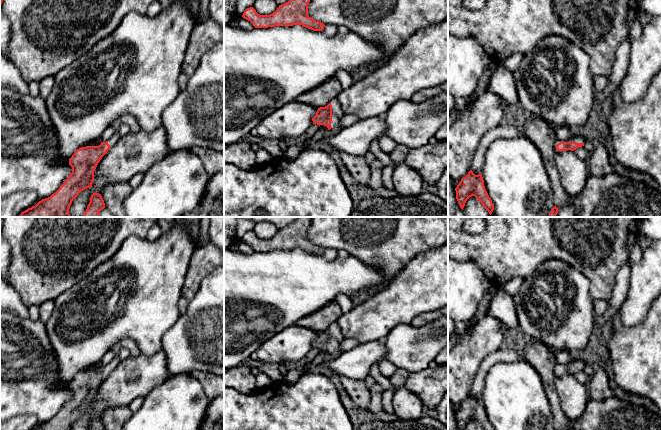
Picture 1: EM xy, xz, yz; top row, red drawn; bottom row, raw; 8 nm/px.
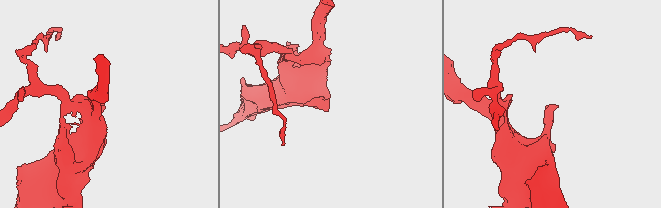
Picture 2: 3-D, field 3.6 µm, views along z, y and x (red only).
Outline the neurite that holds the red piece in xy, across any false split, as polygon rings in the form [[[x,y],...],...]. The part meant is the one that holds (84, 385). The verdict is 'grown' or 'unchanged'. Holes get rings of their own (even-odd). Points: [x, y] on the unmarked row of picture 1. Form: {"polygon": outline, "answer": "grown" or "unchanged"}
{"polygon": [[[115,357],[106,366],[99,370],[86,370],[77,373],[69,383],[72,397],[63,406],[60,412],[50,421],[42,423],[35,430],[71,430],[72,425],[79,417],[92,411],[94,395],[102,381],[119,363]]], "answer": "grown"}

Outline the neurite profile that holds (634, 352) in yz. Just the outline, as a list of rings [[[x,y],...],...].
[[[661,292],[654,299],[651,306],[649,307],[645,318],[640,323],[634,326],[625,326],[621,321],[620,312],[618,308],[612,317],[610,326],[613,332],[611,334],[610,339],[607,342],[603,343],[603,354],[607,361],[612,365],[614,380],[616,381],[617,385],[626,392],[634,393],[636,395],[648,398],[661,410]]]

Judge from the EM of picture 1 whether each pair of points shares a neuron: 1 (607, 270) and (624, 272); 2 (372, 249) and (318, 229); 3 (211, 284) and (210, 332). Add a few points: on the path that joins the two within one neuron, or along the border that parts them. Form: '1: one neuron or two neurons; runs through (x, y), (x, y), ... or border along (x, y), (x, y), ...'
1: two neurons; border along (627, 261), (616, 273), (611, 294)
2: one neuron; runs through (359, 236), (352, 229), (331, 229)
3: one neuron; runs through (211, 296), (211, 320)

